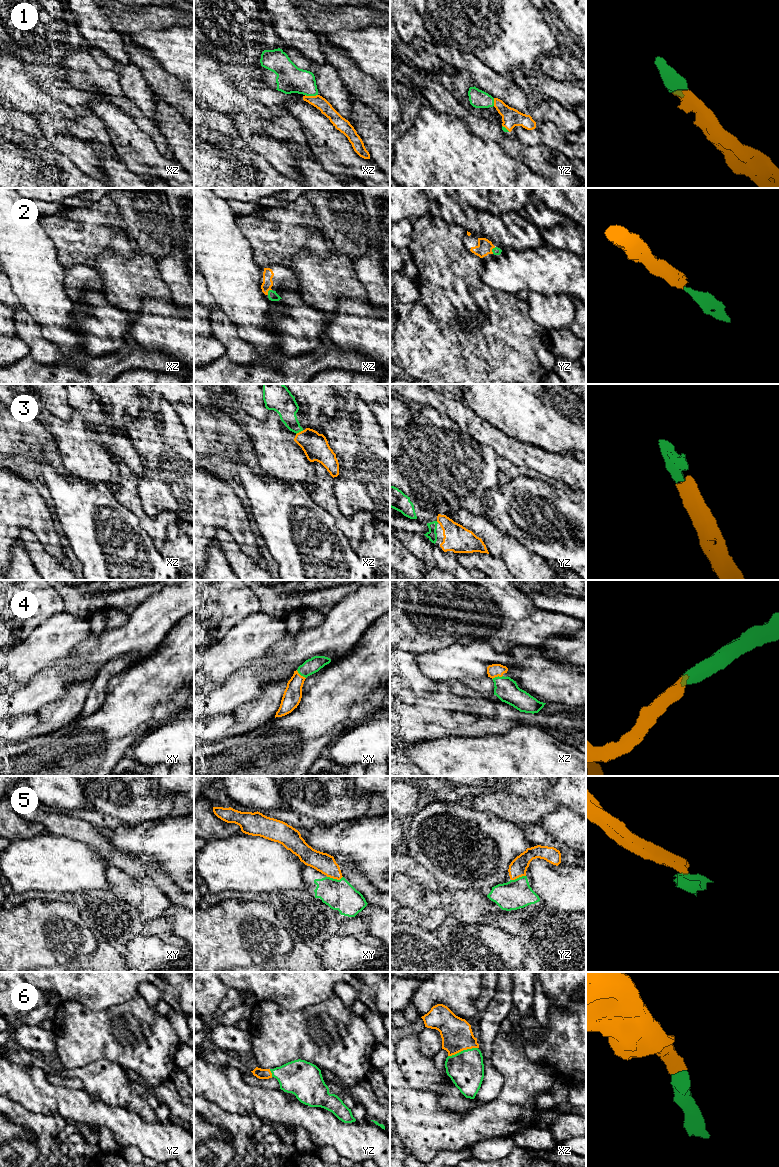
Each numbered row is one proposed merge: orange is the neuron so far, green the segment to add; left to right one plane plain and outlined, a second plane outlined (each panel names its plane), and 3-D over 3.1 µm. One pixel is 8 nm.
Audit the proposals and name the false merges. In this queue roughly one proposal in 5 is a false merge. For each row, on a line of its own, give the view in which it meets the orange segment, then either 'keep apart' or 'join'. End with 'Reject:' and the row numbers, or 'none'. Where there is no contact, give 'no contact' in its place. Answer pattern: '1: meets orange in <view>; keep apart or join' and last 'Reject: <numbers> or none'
1: meets orange in xz; join
2: meets orange in yz; join
3: meets orange in xz; join
4: meets orange in xz; join
5: meets orange in xy; keep apart
6: meets orange in xz; join
Reject: 5

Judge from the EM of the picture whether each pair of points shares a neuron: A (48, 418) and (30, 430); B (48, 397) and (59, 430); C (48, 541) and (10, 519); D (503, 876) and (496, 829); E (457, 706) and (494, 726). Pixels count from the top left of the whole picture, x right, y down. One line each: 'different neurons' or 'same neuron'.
A: different neurons
B: different neurons
C: same neuron
D: same neuron
E: same neuron

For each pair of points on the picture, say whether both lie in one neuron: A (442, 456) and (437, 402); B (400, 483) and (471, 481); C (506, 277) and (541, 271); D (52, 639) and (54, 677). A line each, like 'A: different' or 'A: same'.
A: different
B: same
C: same
D: different

